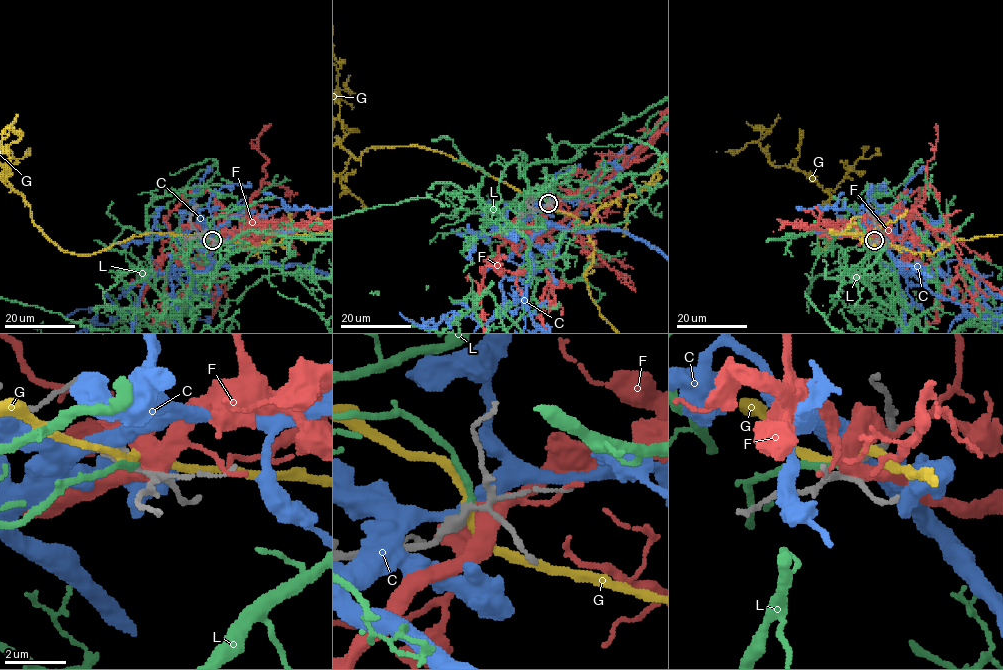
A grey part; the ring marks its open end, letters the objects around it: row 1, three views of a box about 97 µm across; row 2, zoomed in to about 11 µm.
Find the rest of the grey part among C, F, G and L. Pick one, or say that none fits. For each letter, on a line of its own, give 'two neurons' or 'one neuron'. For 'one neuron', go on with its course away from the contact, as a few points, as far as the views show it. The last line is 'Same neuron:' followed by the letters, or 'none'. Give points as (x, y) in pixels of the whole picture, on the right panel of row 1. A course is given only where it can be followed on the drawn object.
C: two neurons
F: two neurons
G: two neurons
L: one neuron
Same neuron: L

